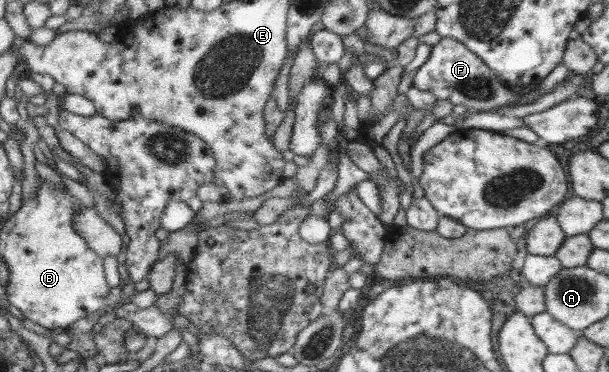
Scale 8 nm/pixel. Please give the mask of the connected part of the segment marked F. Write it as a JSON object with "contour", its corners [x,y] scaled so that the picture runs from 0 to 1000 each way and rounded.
{"contour":[[[724,102],[722,110],[711,121],[703,161],[677,199],[678,218],[677,234],[691,245],[704,245],[714,255],[716,266],[734,266],[744,282],[762,282],[767,306],[777,301],[810,301],[821,288],[833,288],[834,282],[852,282],[856,277],[869,277],[882,263],[883,245],[865,250],[857,263],[856,255],[839,245],[834,226],[824,218],[814,196],[810,196],[796,167],[780,148],[765,121],[760,121],[754,108],[741,102]]]}

